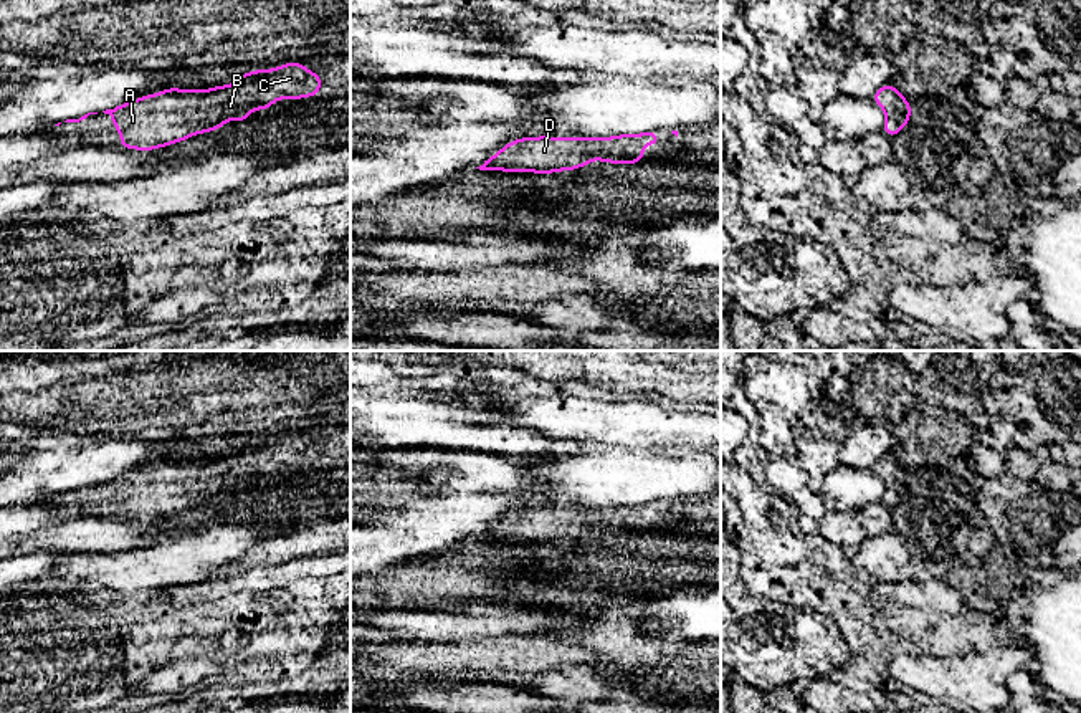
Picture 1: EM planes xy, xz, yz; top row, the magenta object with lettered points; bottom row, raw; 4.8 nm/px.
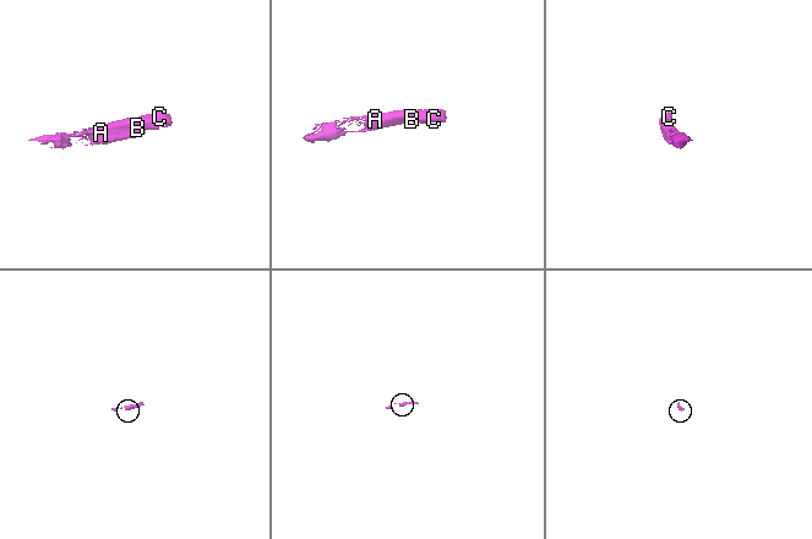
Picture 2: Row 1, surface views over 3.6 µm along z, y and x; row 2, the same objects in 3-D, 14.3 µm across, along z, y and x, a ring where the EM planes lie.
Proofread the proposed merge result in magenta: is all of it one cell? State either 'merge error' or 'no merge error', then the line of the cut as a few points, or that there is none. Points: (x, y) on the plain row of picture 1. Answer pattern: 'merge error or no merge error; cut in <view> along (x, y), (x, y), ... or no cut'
no merge error; no cut

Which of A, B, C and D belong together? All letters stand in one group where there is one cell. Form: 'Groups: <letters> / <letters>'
Groups: A B C D

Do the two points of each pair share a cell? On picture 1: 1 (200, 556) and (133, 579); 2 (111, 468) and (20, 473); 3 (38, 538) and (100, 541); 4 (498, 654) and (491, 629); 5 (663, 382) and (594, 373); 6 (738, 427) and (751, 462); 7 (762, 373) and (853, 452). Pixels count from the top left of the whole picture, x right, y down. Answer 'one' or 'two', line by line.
1: one
2: one
3: one
4: two
5: one
6: one
7: two

